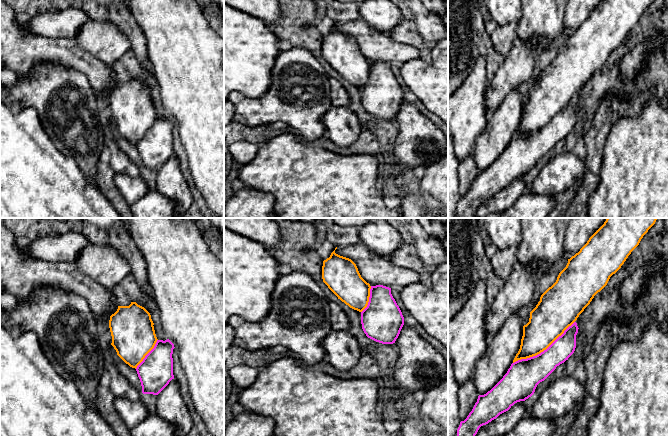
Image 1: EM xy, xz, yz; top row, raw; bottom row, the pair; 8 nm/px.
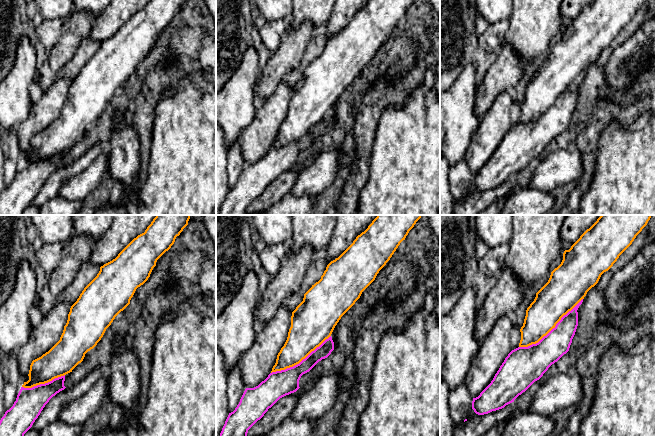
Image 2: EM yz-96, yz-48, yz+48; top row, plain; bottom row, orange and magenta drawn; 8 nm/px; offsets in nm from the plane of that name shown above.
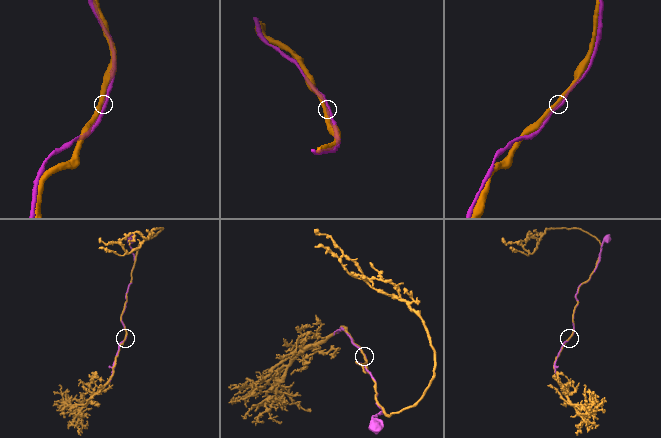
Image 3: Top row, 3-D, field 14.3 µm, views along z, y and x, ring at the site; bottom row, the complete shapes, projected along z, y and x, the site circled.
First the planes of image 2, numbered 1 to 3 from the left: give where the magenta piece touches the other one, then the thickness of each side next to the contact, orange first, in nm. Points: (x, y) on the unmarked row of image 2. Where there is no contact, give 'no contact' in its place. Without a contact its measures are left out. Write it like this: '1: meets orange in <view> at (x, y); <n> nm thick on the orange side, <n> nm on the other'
1: meets orange in yz-96 at (43, 159); 240 nm thick on the orange side, 220 nm on the other
2: meets orange in yz-48 at (300, 137); 300 nm thick on the orange side, 200 nm on the other
3: meets orange in yz+48 at (551, 105); 300 nm thick on the orange side, 220 nm on the other

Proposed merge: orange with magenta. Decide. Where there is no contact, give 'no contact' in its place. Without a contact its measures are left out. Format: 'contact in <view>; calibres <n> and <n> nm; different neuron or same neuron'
contact in yz; calibres 300 and 260 nm; same neuron

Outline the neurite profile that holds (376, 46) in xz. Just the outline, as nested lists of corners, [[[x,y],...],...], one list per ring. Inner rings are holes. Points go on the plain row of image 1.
[[[360,17],[357,20],[339,23],[335,29],[351,35],[356,40],[361,53],[370,62],[383,61],[400,65],[420,58],[417,48],[394,41],[387,33],[374,29]]]

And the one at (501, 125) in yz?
[[[515,89],[495,111],[488,114],[486,127],[476,138],[473,151],[479,171],[490,167],[507,149],[520,125],[522,112],[523,100]]]

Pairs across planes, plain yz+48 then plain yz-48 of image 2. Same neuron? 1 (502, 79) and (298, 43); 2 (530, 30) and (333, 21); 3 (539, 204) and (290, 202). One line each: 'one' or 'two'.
1: one
2: two
3: one

